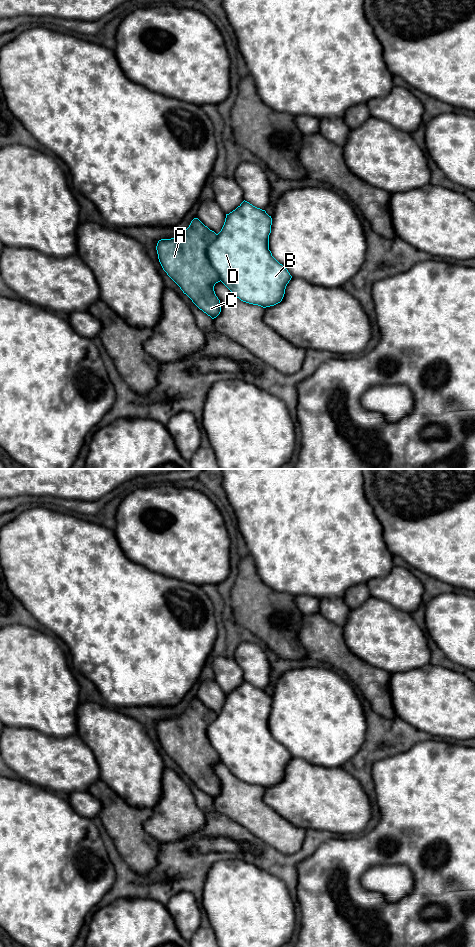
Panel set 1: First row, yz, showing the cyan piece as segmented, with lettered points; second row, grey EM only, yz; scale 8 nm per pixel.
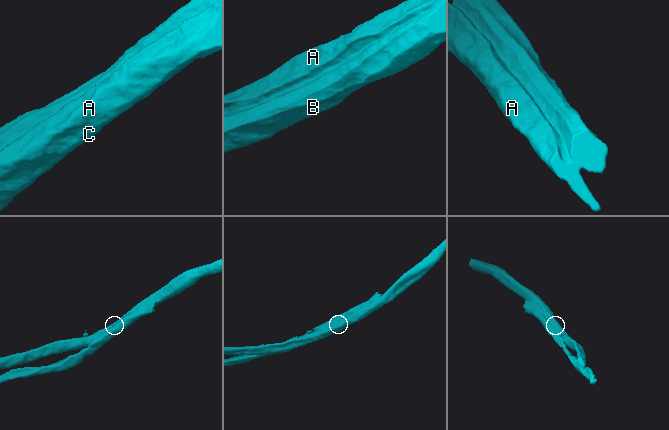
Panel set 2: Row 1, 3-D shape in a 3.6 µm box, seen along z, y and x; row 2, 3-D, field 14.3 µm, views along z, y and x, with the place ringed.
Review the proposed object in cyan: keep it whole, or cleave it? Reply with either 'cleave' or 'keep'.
cleave

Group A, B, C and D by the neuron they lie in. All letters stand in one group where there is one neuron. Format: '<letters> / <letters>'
A C / B D

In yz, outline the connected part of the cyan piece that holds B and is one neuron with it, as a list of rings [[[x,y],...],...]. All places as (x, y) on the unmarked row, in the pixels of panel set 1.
[[[244,680],[235,690],[226,694],[221,711],[207,729],[209,741],[218,753],[220,761],[241,781],[263,788],[282,781],[286,766],[292,758],[288,750],[272,736],[269,730],[271,705],[272,698],[265,690]]]

